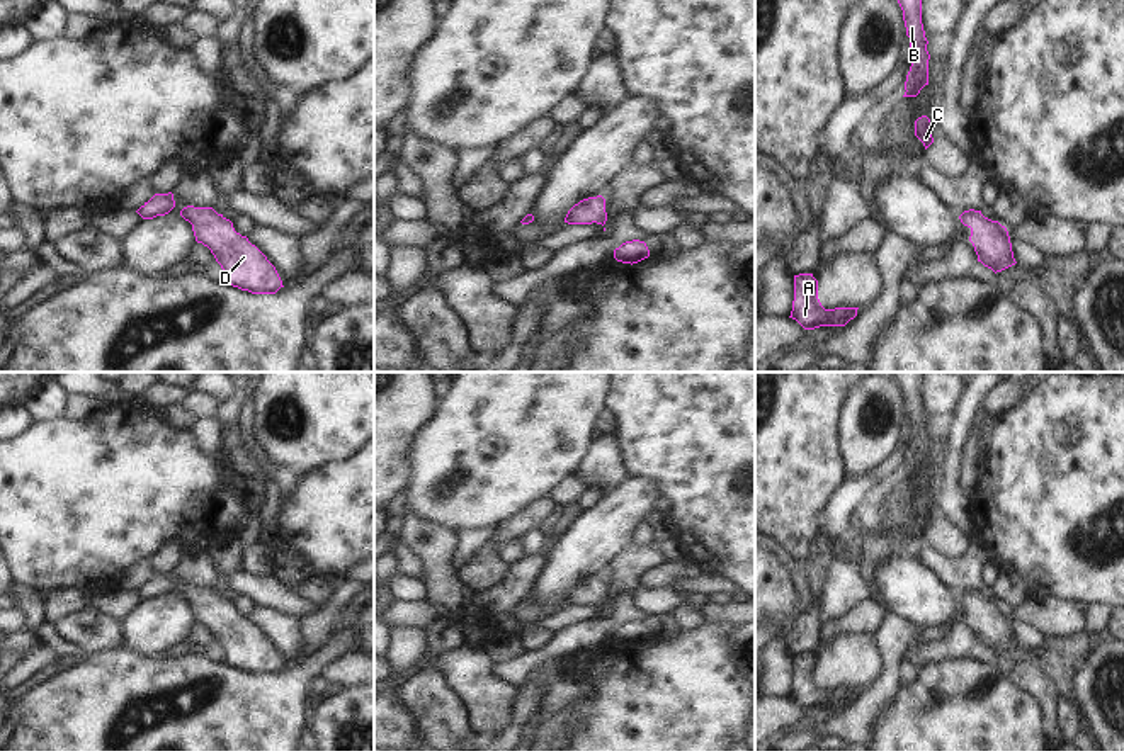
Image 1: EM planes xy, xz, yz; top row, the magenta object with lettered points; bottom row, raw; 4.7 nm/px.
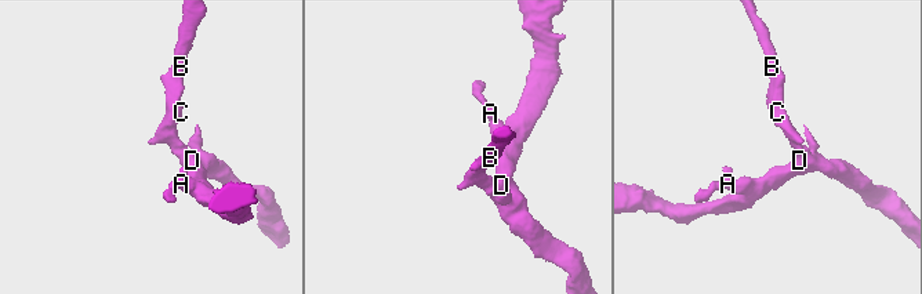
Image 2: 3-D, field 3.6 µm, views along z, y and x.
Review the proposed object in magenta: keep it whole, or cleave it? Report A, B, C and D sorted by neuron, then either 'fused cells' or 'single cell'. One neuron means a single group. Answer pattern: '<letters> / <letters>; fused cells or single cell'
A B C D; single cell

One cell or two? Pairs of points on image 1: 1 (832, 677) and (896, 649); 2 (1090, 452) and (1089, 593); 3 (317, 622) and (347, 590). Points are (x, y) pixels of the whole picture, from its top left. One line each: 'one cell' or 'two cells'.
1: two cells
2: one cell
3: one cell

